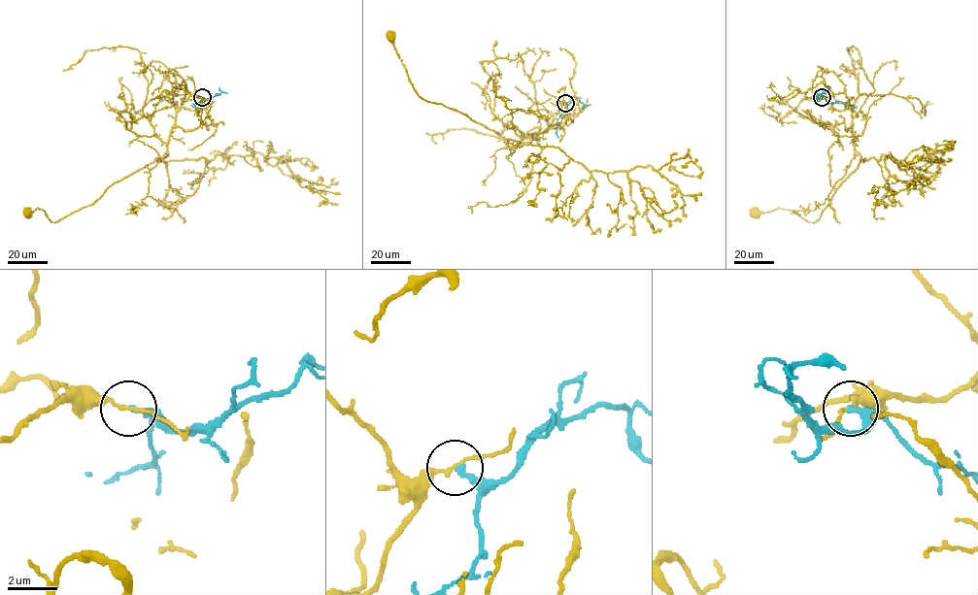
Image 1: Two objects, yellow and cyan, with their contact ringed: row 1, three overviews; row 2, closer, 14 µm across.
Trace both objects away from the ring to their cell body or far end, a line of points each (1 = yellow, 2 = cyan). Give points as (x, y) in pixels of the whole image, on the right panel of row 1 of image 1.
1: (822, 97), (845, 94), (854, 149), (861, 158), (857, 168), (814, 221), (787, 209), (754, 212)
2: (822, 97), (831, 103), (857, 106)

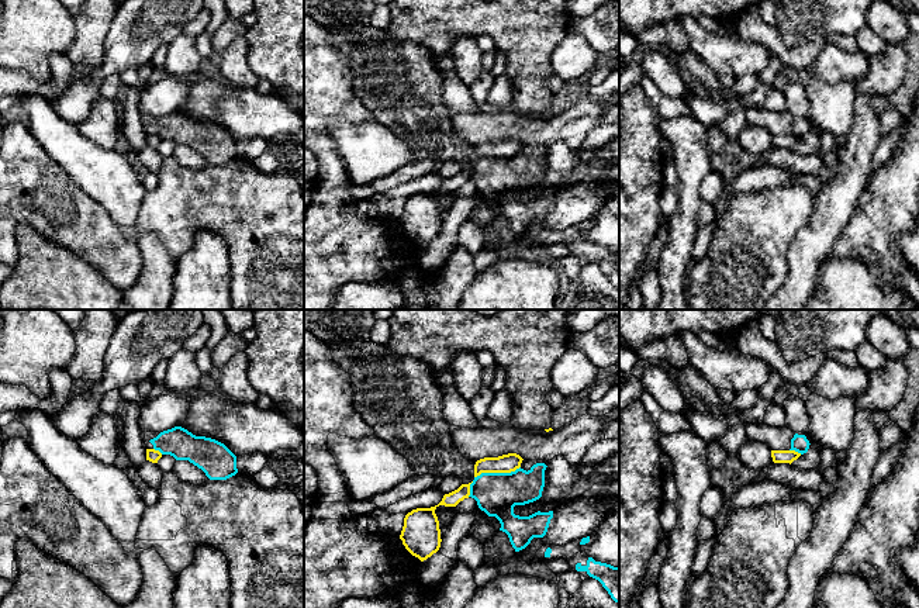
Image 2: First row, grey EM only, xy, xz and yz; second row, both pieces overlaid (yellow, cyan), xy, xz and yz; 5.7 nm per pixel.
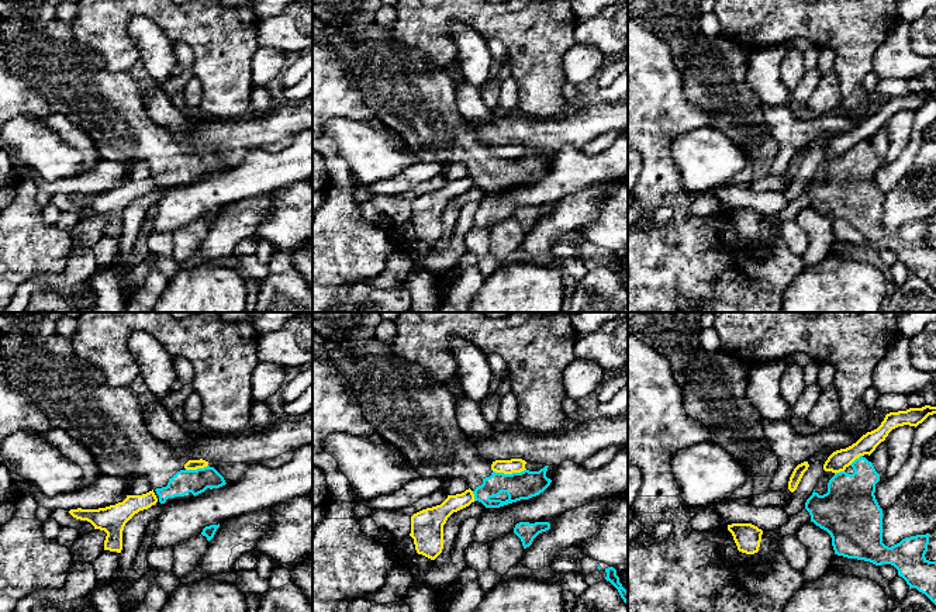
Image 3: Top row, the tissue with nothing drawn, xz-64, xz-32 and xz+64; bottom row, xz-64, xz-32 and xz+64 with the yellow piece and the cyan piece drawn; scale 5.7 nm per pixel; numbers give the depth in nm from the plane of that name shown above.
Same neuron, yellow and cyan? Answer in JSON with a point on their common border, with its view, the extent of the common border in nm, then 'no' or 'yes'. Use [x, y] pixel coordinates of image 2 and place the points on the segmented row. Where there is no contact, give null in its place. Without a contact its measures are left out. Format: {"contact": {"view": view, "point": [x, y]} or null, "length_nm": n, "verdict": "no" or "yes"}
{"contact": {"view": "xz", "point": [497, 472]}, "length_nm": 280, "verdict": "no"}

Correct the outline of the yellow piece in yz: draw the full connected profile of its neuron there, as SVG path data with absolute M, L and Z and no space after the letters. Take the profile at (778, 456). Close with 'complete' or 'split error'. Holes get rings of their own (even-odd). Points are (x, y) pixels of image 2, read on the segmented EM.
M771 450L771 457L774 463L792 463L801 456L795 450Z; complete

